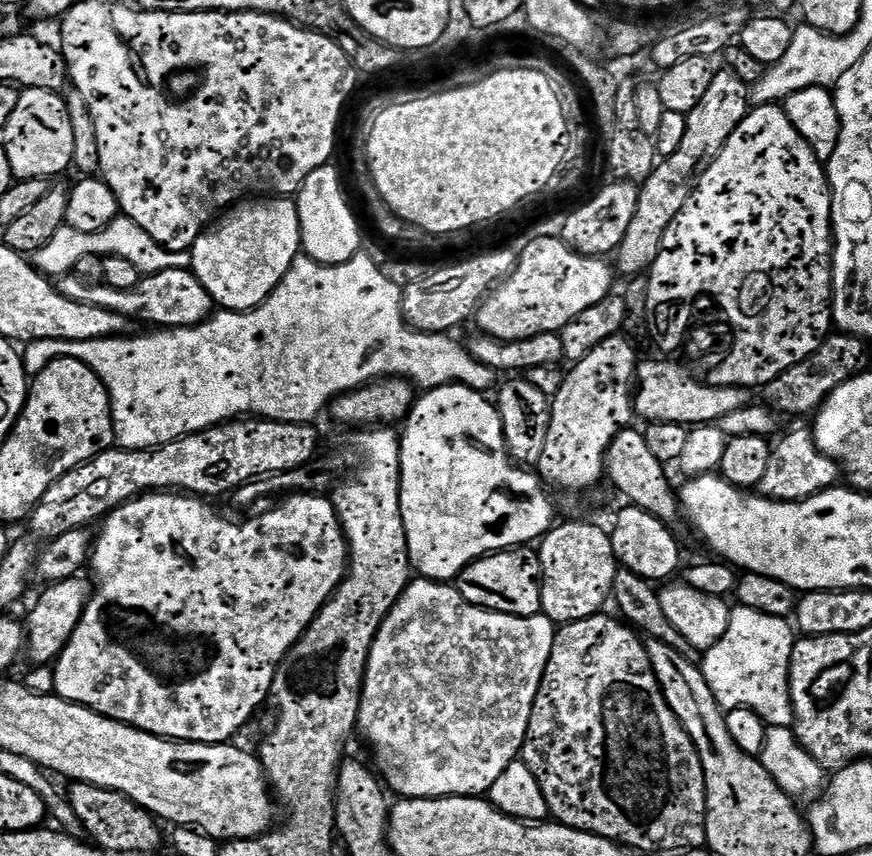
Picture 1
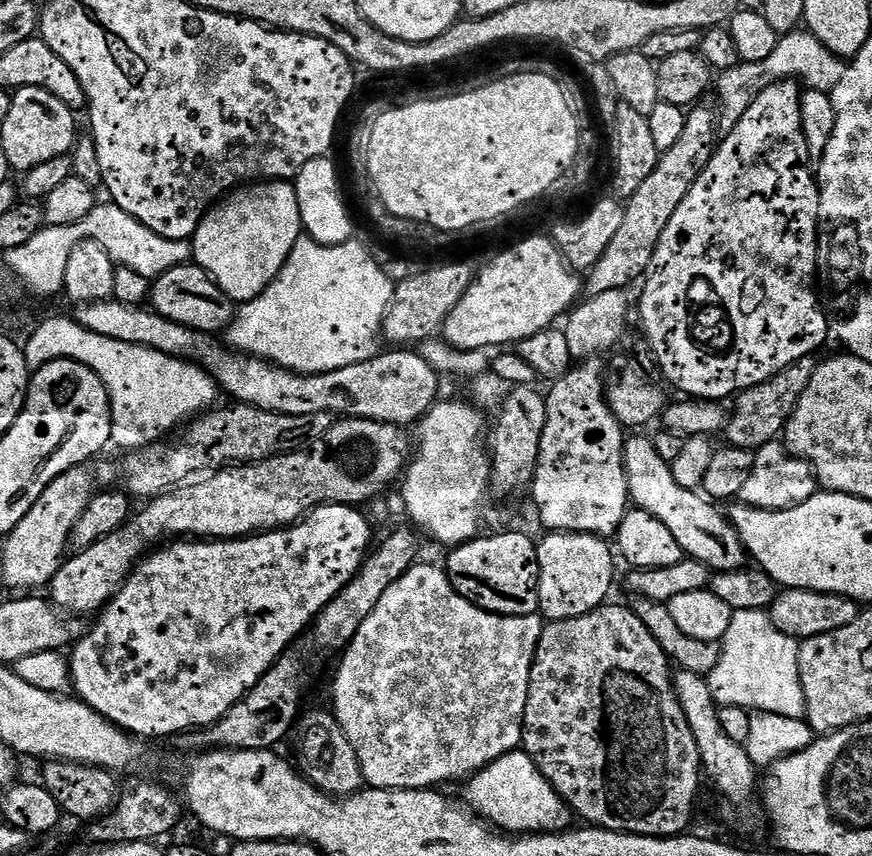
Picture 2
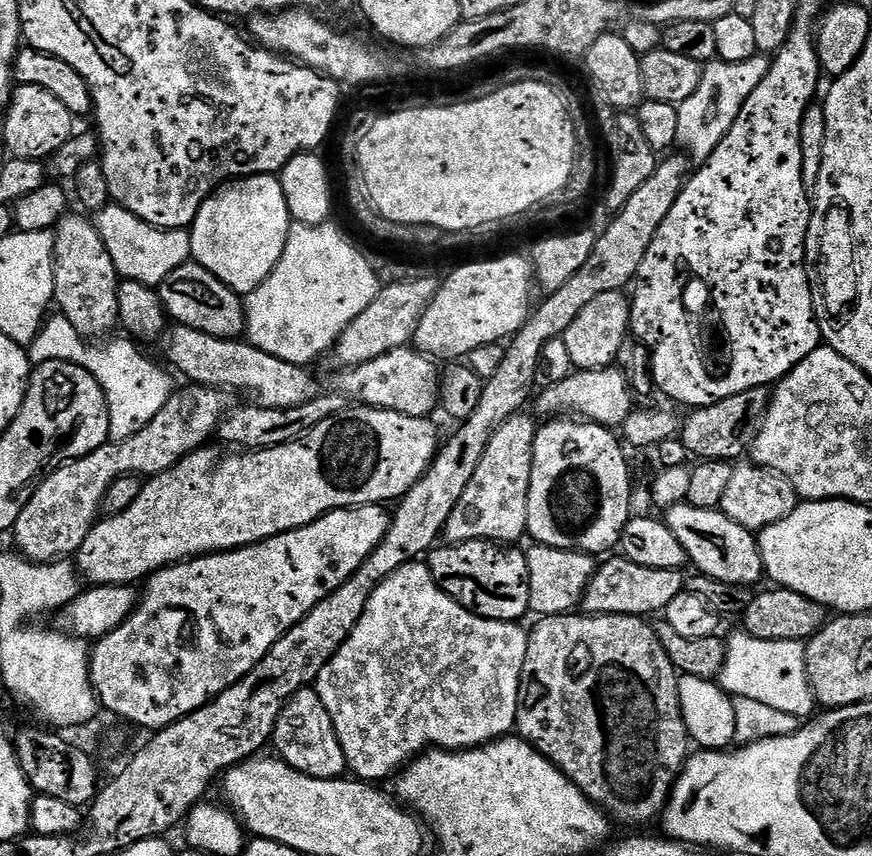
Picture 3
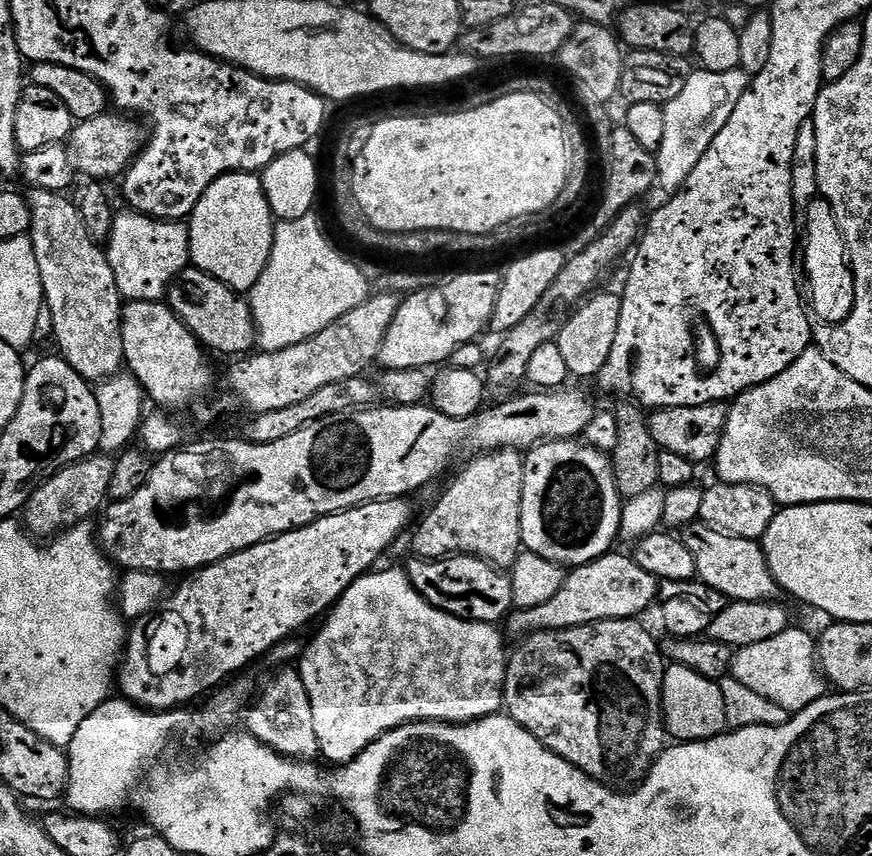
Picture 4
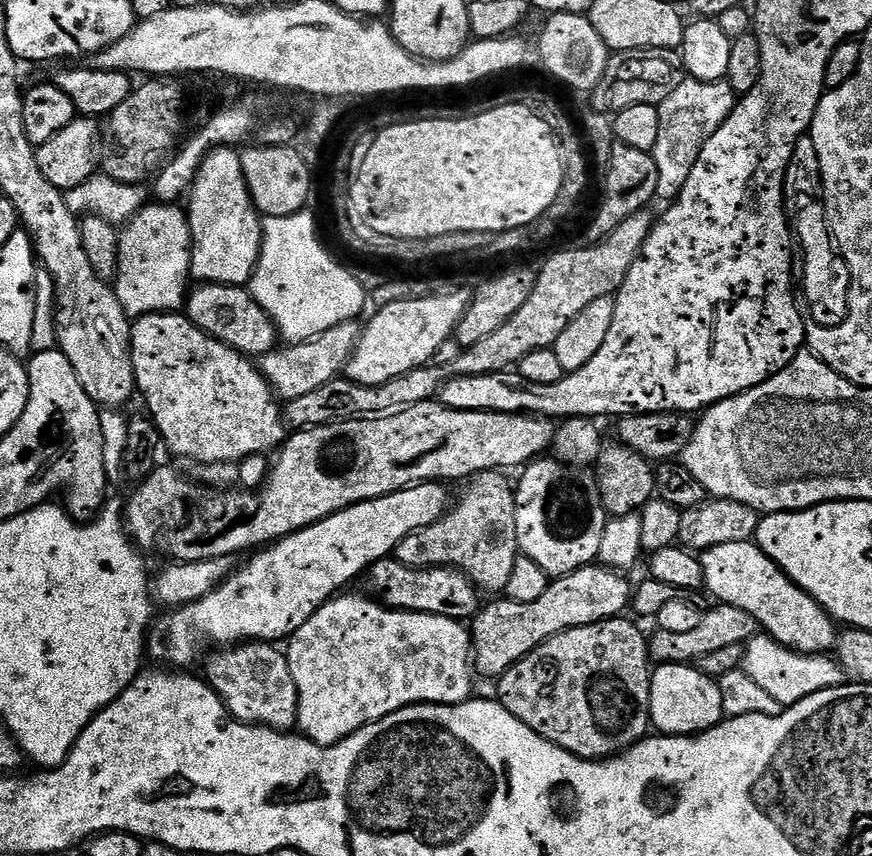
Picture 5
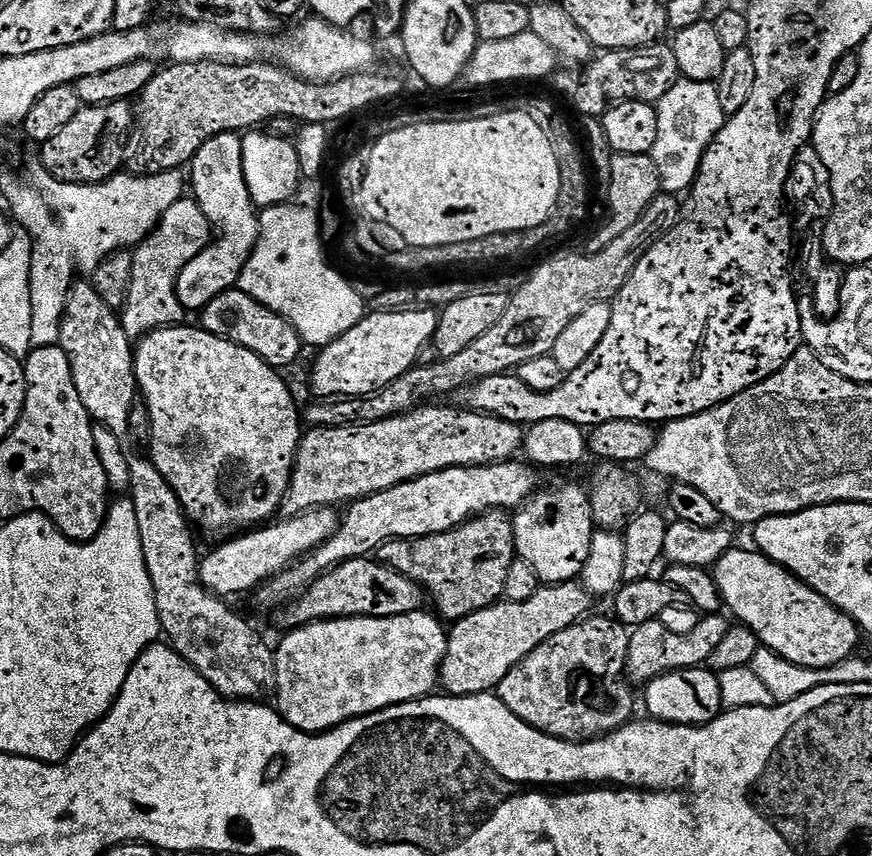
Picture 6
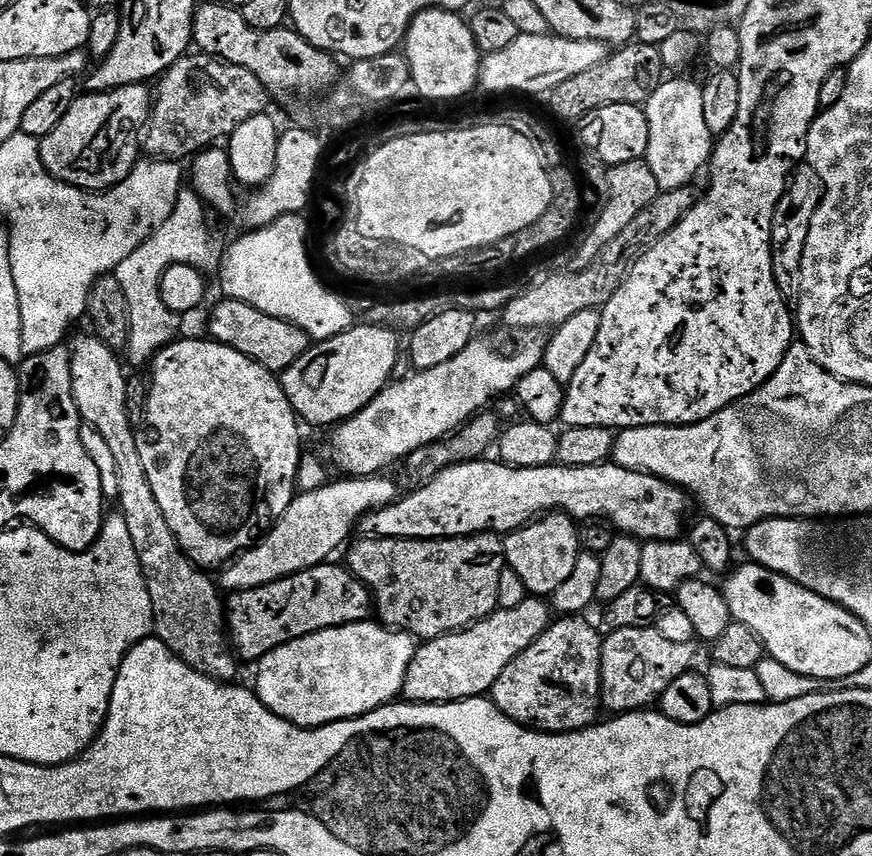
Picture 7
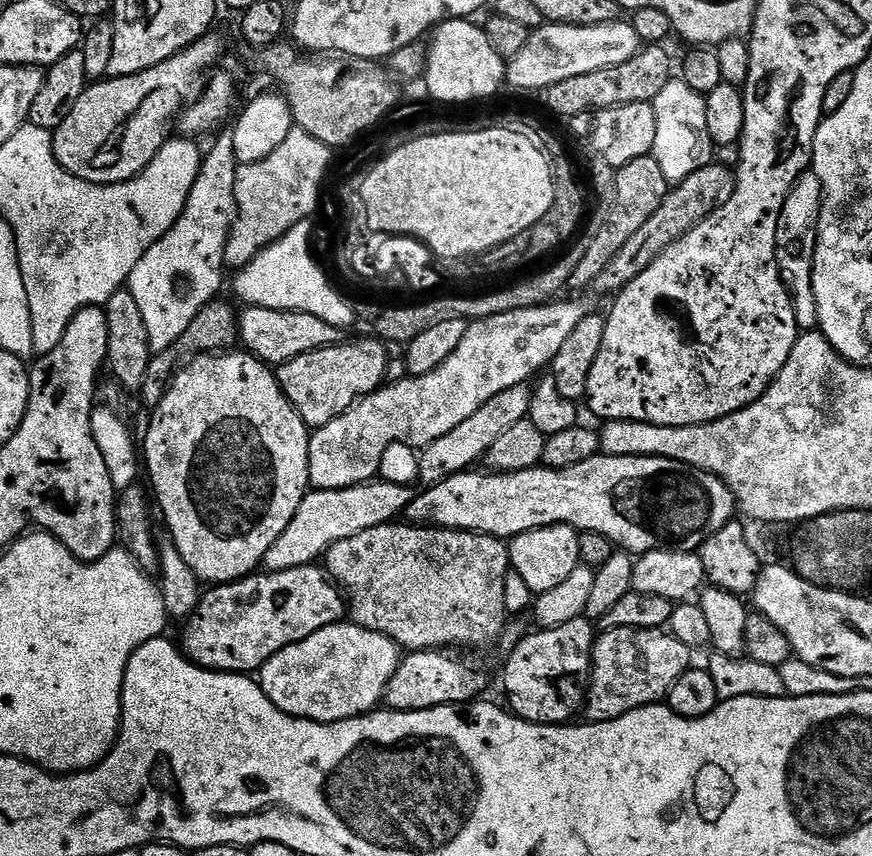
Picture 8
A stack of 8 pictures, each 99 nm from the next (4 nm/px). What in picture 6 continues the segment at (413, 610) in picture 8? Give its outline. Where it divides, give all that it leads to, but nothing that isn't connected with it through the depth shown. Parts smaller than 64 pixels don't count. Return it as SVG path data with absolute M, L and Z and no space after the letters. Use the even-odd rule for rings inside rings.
M493 510L483 516L473 516L449 532L413 540L388 540L378 550L378 559L419 584L431 603L432 600L436 603L435 611L445 621L455 622L497 603L505 595L512 560L517 559L512 516L504 510Z

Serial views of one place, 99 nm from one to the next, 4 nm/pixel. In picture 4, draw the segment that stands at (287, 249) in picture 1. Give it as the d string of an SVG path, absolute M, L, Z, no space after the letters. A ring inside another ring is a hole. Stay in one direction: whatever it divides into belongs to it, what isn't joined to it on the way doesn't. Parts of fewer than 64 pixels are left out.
M250 172L220 176L202 194L198 206L194 206L187 230L190 260L199 271L221 280L236 292L251 293L258 278L262 278L262 270L266 270L276 233L263 179Z

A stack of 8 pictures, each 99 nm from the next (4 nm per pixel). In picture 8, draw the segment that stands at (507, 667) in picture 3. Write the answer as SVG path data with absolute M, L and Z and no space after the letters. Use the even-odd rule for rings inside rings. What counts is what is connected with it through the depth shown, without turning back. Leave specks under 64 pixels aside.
M341 622L275 652L259 669L258 683L270 702L287 716L333 724L373 711L383 701L384 690L401 659L400 645L386 634Z

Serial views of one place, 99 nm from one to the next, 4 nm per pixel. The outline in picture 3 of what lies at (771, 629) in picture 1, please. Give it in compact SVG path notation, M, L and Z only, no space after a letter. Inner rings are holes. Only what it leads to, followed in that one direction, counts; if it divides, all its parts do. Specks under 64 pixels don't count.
M737 630L726 642L725 662L718 677L724 692L733 697L752 698L801 718L811 717L817 711L818 701L808 683L805 645L801 641L756 639Z

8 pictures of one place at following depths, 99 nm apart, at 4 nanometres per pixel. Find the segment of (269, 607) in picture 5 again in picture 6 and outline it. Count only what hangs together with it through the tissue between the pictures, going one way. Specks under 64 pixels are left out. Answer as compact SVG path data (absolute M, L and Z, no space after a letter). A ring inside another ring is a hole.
M519 459L504 460L501 464L483 464L473 468L447 468L441 472L432 472L429 476L419 476L417 480L408 480L404 484L394 486L385 492L375 492L373 496L365 496L357 500L343 513L336 533L320 548L315 548L303 560L292 565L284 572L273 576L267 585L259 589L258 595L264 604L272 603L283 606L289 600L295 600L313 580L337 564L347 560L359 560L373 555L388 540L413 540L419 536L433 536L439 532L449 532L473 516L483 516L493 510L519 510L527 504L533 493L537 491L537 469L531 463L519 464Z

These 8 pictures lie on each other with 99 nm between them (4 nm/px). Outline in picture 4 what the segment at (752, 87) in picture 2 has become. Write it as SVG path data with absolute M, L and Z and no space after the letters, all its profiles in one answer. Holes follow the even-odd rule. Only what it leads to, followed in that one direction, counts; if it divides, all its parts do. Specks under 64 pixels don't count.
M699 74L689 76L682 94L669 100L665 105L663 122L663 144L655 153L658 188L667 194L675 194L683 188L686 178L692 176L694 166L702 162L706 150L710 150L710 142L718 138L718 130L726 126L729 114L740 100L740 92L736 88L736 76Z

